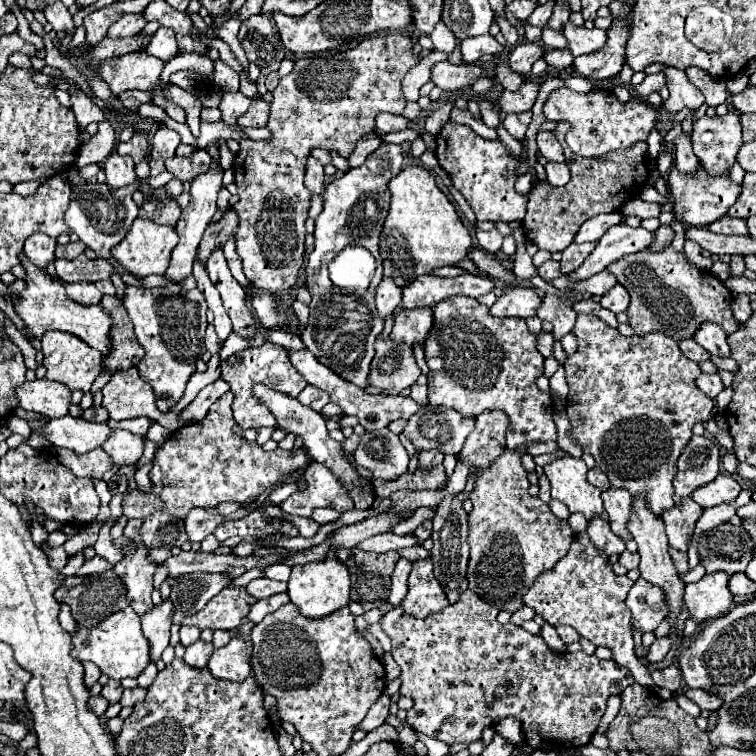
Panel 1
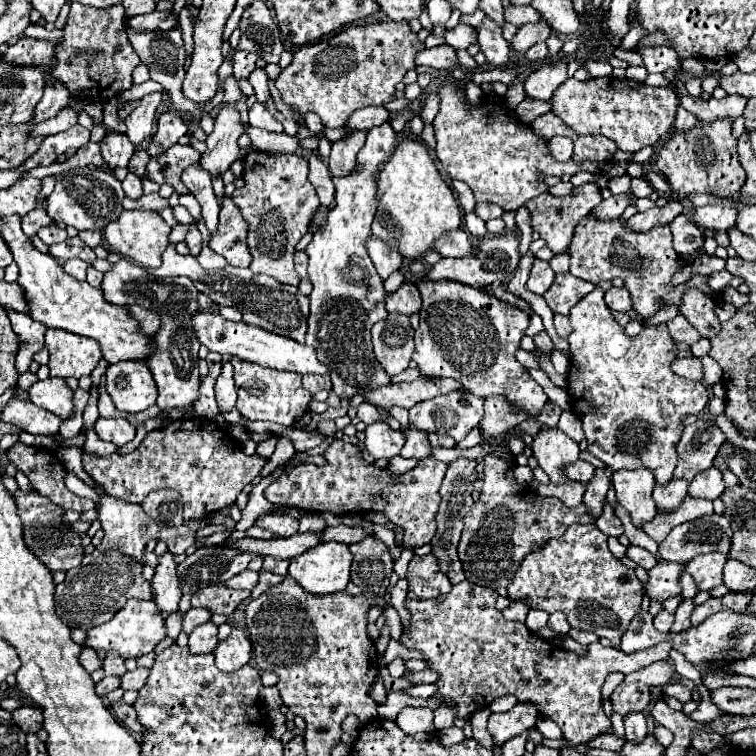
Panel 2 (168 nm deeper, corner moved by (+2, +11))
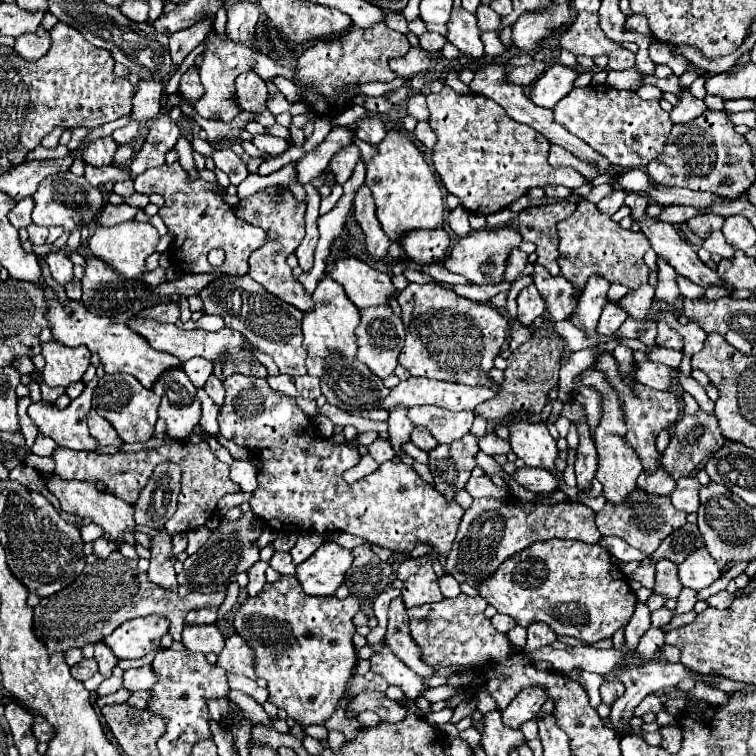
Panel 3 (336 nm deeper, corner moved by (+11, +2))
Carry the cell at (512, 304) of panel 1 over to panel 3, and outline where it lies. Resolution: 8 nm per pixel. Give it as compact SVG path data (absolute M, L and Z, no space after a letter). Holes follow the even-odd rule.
M514 250L512 254L510 254L510 258L508 258L508 262L506 262L506 282L514 282L520 274L522 274L522 270L524 270L524 266L526 266L526 262L528 262L528 254L524 254L522 250Z

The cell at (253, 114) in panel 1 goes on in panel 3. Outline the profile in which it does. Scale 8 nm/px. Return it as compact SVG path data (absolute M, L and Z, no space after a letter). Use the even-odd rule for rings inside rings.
M258 134L258 136L252 136L252 144L262 150L262 152L268 152L272 156L276 154L282 154L286 148L288 148L288 142L284 138L276 138L276 136L270 136L270 134Z

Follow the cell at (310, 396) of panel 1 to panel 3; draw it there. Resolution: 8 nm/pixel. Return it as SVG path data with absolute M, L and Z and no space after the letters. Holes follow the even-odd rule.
M298 376L296 378L296 390L300 392L300 396L312 398L312 400L316 400L322 394L318 378L312 378L312 376Z

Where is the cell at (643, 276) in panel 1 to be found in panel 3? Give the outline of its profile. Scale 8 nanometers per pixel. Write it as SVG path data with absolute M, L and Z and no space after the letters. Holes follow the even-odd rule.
M580 200L576 214L560 222L558 230L560 230L558 232L560 234L560 256L558 256L560 274L576 288L584 290L592 274L606 278L610 284L622 284L630 290L636 290L638 286L648 284L650 268L644 264L644 254L652 248L650 240L642 232L624 230L618 222L614 222L606 214L600 214L596 204L588 200Z

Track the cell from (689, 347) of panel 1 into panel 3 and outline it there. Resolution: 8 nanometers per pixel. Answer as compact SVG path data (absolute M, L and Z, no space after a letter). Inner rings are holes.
M660 322L660 324L658 324L656 344L662 346L662 348L670 348L670 350L682 350L684 340L682 340L682 336L680 336L676 330L672 330L670 326L666 326L664 322Z

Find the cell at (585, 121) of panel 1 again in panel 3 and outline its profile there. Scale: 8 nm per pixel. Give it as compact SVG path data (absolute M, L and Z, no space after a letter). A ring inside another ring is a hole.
M608 84L600 86L586 86L586 88L574 88L568 96L564 96L554 106L554 120L562 124L566 130L570 130L574 136L584 140L588 146L592 146L596 152L606 156L612 164L620 164L622 168L642 168L652 158L662 154L664 144L668 140L668 134L672 130L672 122L668 118L668 112L664 112L658 104L658 100L642 100L632 90L618 90Z

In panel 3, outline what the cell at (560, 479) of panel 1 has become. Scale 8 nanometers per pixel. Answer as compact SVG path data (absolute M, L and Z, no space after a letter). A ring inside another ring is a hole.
M516 422L510 426L510 446L526 466L556 468L560 450L544 422Z

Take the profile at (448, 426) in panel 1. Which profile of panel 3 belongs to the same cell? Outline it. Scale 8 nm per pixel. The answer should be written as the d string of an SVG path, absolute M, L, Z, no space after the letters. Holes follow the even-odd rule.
M416 406L408 410L408 418L414 426L422 426L430 430L430 434L438 440L438 444L452 444L470 432L474 412L462 410L452 412L438 406Z

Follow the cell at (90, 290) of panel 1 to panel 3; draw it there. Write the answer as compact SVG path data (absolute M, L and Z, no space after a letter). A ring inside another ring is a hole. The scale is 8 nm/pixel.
M64 250L52 252L52 254L48 254L46 262L48 262L48 266L50 266L52 278L54 278L60 286L66 286L68 282L72 282L72 278L74 278L74 272L72 272L74 264L70 262L68 252L64 252Z

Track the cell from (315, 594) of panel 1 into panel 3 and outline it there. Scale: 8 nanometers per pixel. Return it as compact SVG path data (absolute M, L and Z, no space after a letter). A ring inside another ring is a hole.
M324 542L316 554L296 566L294 578L310 596L332 596L344 582L344 574L352 564L352 552L336 542Z

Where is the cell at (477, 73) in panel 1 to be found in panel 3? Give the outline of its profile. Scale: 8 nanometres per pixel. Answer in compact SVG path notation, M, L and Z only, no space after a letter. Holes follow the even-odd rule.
M410 48L406 56L394 58L394 62L390 62L390 68L396 70L398 76L414 76L414 74L428 70L430 62L432 60L430 60L428 52L424 52L420 48Z

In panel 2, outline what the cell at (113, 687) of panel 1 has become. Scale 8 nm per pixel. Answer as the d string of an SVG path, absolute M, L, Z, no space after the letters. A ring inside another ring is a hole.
M107 651L107 657L103 661L103 669L107 675L123 675L127 669L123 665L123 657L119 653L113 653L113 651Z

